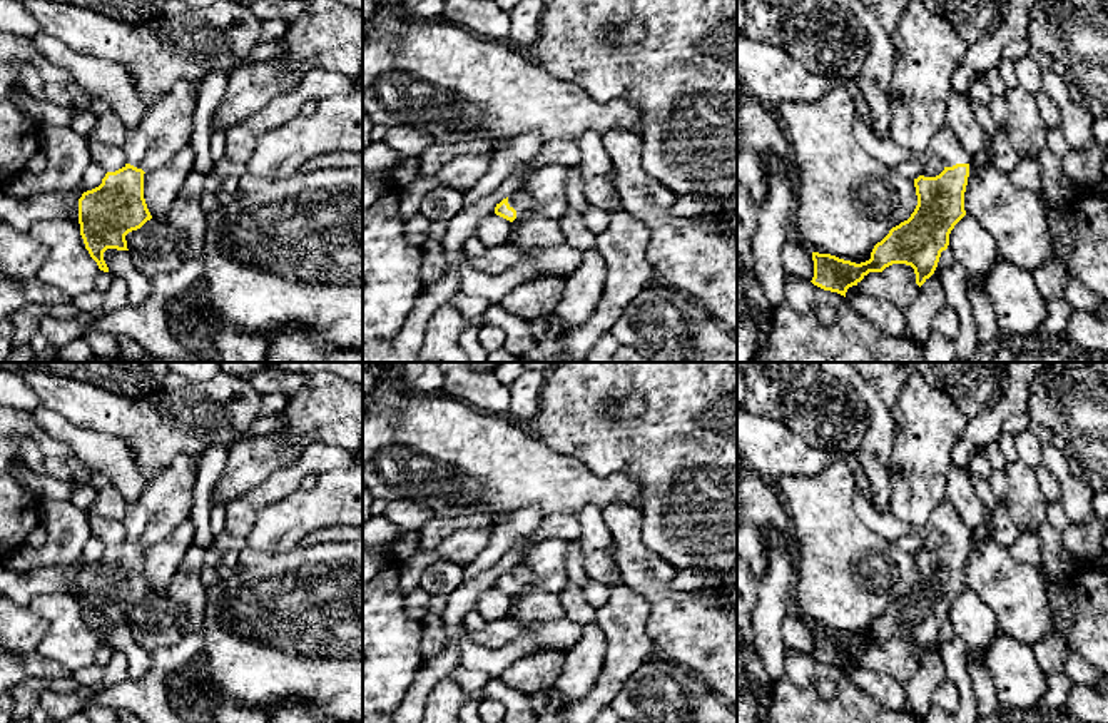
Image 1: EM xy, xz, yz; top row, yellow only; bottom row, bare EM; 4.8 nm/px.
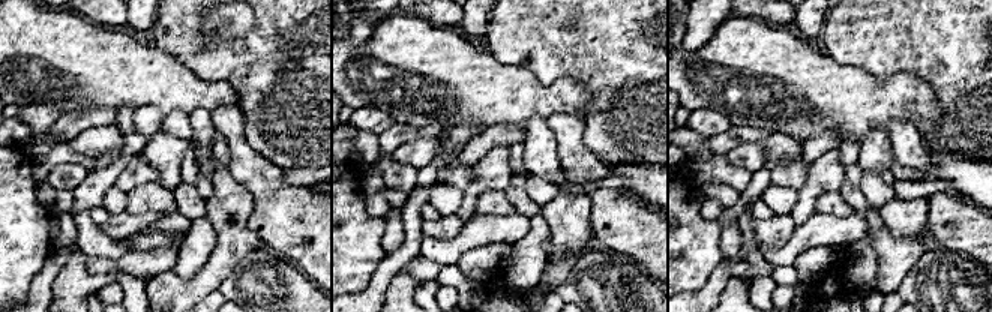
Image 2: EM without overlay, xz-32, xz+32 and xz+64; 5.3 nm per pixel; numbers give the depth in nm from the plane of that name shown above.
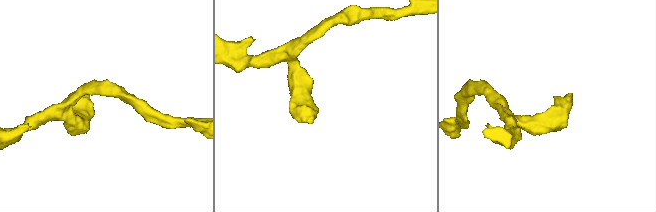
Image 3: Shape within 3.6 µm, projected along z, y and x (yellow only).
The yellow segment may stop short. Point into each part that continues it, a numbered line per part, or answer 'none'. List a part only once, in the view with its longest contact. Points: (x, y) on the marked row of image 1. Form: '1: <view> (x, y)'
1: yz (945, 144)

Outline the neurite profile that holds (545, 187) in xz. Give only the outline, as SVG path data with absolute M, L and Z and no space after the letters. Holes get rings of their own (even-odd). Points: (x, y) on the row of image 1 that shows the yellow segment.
M548 164L536 169L525 187L533 205L515 220L523 220L528 215L545 215L548 219L563 215L568 209L565 184L570 172L572 167L558 164Z

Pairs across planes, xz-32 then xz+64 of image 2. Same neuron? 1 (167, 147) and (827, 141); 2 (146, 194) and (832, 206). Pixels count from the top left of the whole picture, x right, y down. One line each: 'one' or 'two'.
1: two
2: one

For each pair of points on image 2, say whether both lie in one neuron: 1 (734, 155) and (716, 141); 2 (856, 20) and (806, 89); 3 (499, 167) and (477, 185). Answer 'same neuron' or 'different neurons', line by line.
1: different neurons
2: different neurons
3: same neuron

